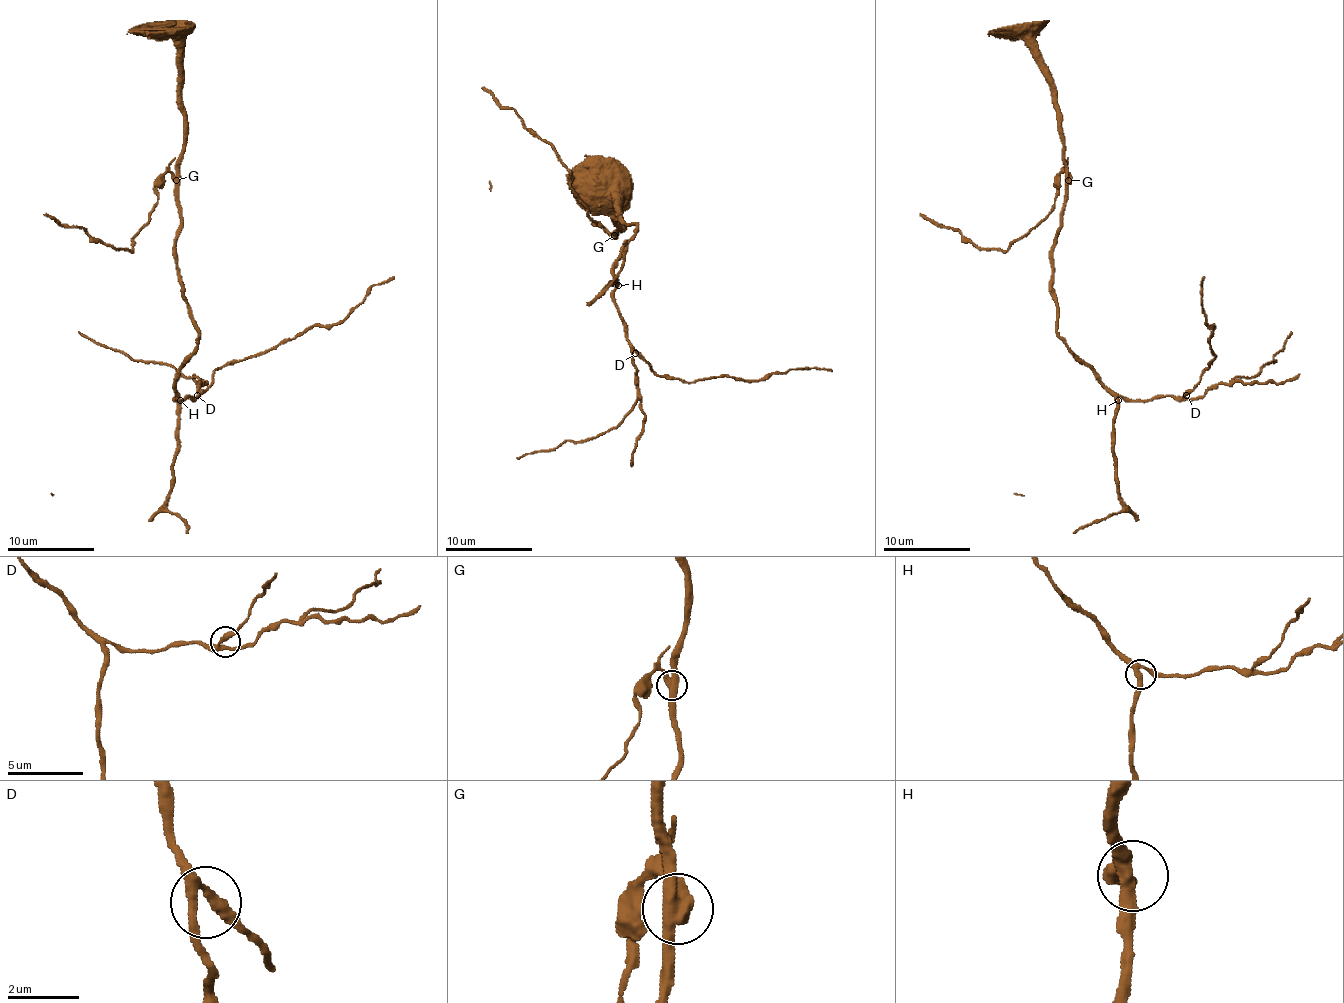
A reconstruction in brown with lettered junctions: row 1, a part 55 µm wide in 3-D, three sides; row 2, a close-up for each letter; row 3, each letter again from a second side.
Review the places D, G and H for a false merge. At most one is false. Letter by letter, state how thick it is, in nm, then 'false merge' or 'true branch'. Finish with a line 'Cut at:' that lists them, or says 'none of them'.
D: calibre 280 nm; true branch
G: calibre 460 nm; false merge
H: calibre 320 nm; true branch
Cut at: G

